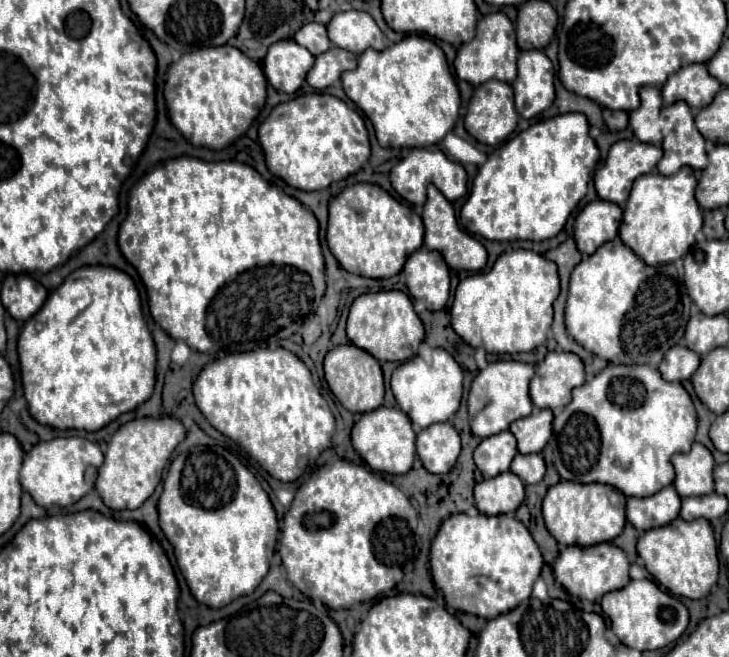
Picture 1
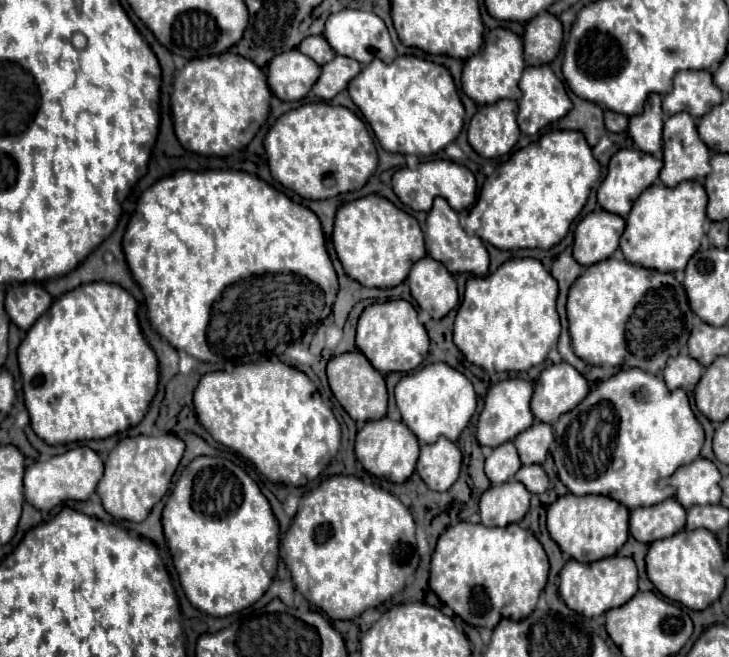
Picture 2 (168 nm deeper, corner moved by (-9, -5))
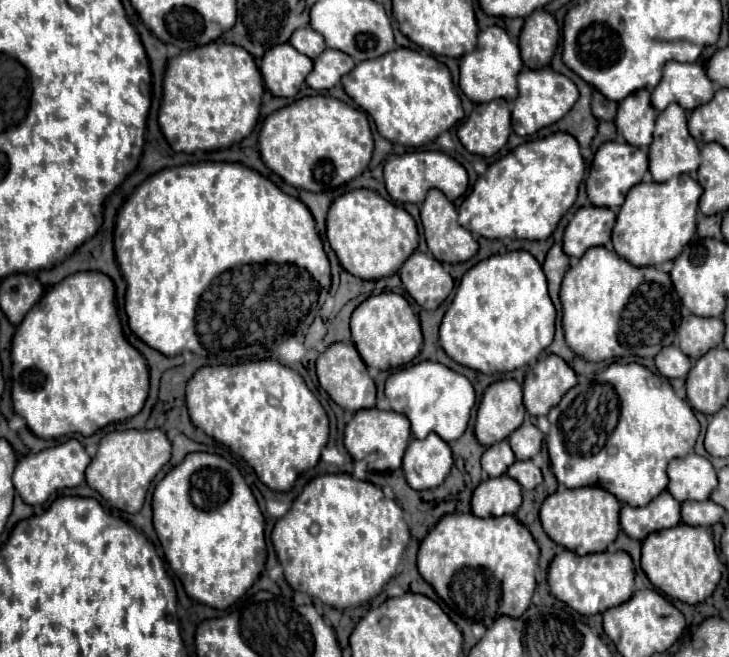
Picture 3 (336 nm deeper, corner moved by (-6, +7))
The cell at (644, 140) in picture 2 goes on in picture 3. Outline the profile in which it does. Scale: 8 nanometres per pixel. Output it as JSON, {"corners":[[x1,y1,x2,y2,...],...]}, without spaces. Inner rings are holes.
{"corners":[[637,90,619,102,615,126,627,144,647,148,651,144,657,112,651,108,649,92]]}

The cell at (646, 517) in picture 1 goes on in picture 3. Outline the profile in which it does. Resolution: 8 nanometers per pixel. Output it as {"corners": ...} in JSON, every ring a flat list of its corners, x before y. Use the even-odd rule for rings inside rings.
{"corners":[[661,492,651,504,643,508,633,508,633,506,623,506,621,508,621,530,635,540,645,540,651,532,673,528,681,522,679,516,681,504,669,494]]}

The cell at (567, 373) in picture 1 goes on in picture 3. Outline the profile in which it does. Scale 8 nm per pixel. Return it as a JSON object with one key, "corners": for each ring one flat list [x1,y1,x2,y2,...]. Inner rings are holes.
{"corners":[[555,354,539,360,525,374,523,406,531,416,547,414,577,384,575,372]]}

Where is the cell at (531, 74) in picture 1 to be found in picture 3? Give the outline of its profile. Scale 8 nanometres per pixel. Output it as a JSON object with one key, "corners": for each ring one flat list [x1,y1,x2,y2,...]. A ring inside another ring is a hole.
{"corners":[[541,68,541,70,521,70,519,74,519,96,511,108,511,126,517,136,531,136,537,130,559,122,577,102,577,86,563,74]]}

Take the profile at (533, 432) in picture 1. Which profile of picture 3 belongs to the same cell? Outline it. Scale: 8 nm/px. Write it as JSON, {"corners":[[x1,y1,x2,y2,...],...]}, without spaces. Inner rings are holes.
{"corners":[[523,424,519,426,511,436,509,436,509,446,515,454,517,460,531,460,539,454,543,444,543,434,537,426,533,424]]}

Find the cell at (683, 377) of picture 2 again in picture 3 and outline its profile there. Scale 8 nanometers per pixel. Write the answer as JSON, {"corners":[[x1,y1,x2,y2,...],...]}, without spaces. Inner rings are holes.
{"corners":[[667,346,655,356,655,366,665,378,683,378,691,370,691,360,677,346]]}

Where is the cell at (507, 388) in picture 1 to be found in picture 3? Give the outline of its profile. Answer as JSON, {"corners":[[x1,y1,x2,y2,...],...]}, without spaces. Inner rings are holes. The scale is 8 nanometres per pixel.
{"corners":[[513,378,499,380,483,394,475,420,475,436,483,446,497,444,507,440,509,434,523,424,523,418,525,408,521,384]]}

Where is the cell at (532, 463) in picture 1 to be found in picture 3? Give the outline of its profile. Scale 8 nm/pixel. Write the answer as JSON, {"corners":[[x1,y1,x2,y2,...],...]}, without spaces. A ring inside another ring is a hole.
{"corners":[[525,460,525,462,515,462,511,464,511,468,507,470,507,476,517,480,525,490,533,490,535,486,539,486,543,482,543,476,541,476,541,470,531,462,531,460]]}

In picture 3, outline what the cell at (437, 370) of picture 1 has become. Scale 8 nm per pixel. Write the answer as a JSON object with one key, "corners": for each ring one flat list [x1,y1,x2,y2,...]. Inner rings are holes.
{"corners":[[429,360,391,374,385,382,385,396,389,398,391,410,409,418,413,438,423,438,435,432,445,442,453,442,465,432,475,404,475,390,465,376]]}

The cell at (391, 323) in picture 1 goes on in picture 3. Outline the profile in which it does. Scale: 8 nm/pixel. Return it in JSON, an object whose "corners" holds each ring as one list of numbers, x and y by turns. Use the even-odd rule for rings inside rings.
{"corners":[[383,292,361,302,351,316,351,336,367,368,389,370,409,364,421,350,421,326,409,302,401,294]]}

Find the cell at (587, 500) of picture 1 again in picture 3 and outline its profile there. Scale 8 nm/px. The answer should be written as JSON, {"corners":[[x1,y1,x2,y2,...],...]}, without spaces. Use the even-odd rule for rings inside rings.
{"corners":[[565,488,545,498,539,518,545,534,555,544,583,556,591,552,605,552,607,546,617,538,619,510,619,500,601,488]]}

